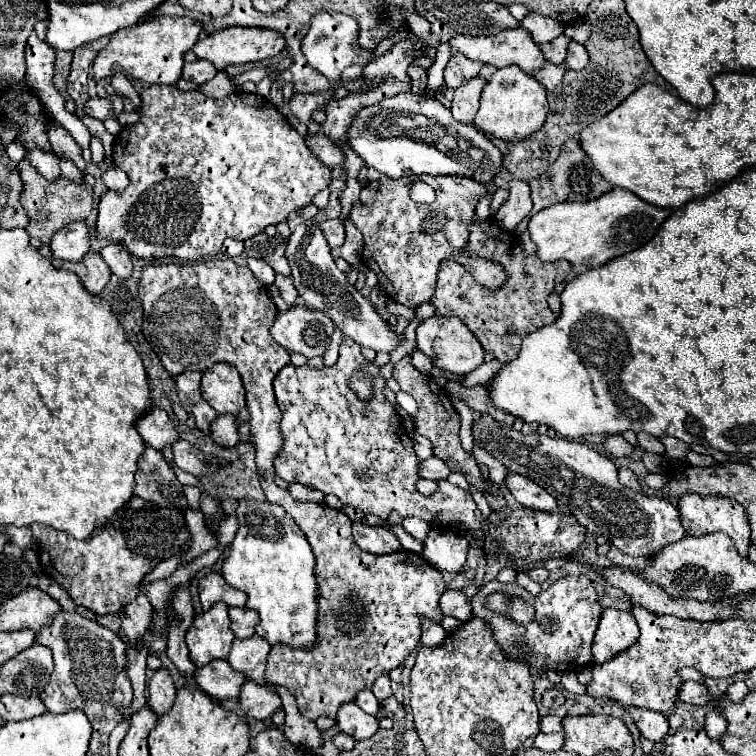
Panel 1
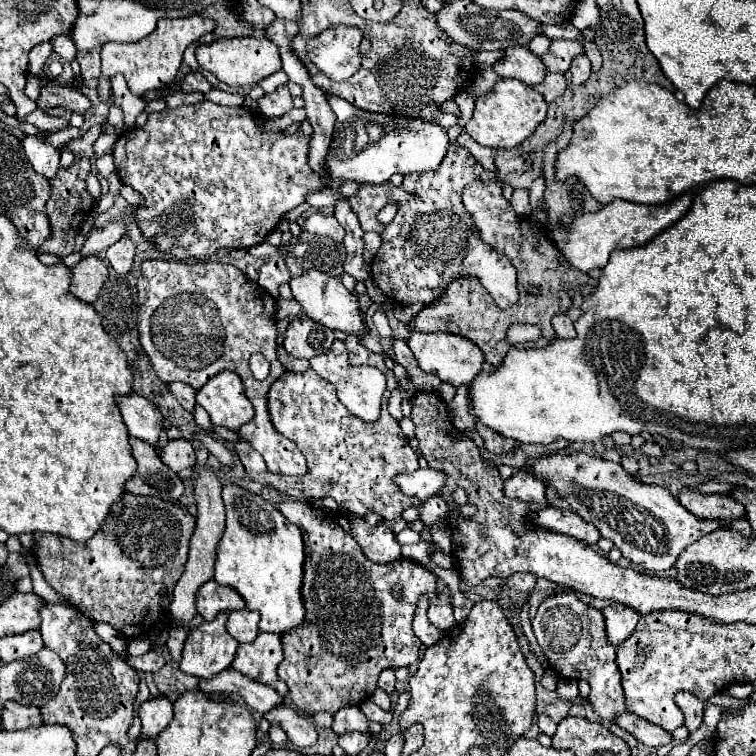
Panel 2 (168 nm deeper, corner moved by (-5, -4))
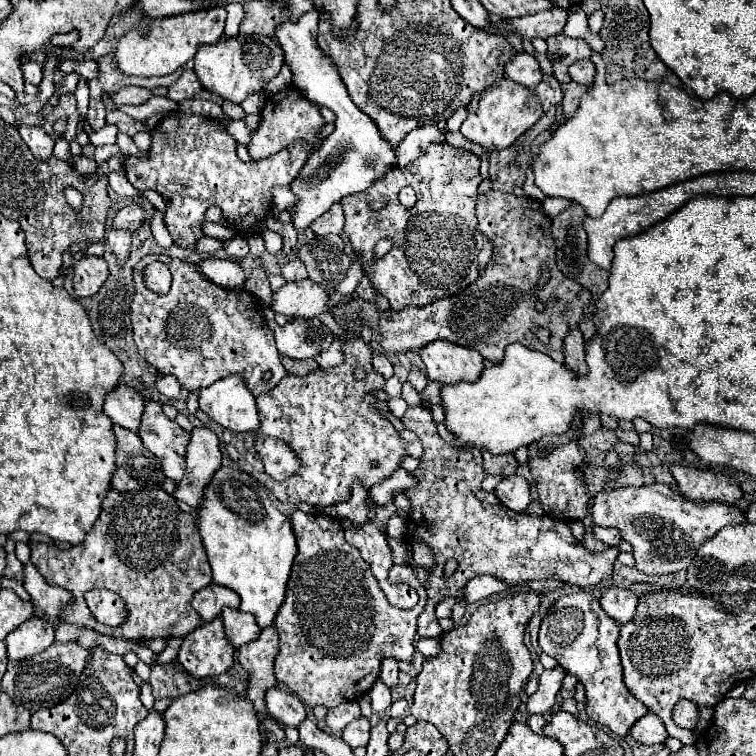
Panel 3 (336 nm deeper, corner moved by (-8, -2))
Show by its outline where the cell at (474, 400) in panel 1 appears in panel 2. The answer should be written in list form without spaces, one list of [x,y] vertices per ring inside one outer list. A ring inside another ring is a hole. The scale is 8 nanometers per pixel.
[[[480,420],[476,422],[476,432],[484,438],[484,446],[486,450],[490,450],[492,454],[504,454],[504,452],[510,452],[514,448],[514,440],[508,440],[508,438],[502,438],[498,436],[498,432],[486,428]]]

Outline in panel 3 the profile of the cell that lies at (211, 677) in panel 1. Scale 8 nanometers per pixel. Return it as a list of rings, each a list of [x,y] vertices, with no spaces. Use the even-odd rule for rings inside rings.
[[[279,688],[267,690],[267,710],[275,720],[281,720],[285,726],[297,728],[307,718],[303,702],[297,696]]]

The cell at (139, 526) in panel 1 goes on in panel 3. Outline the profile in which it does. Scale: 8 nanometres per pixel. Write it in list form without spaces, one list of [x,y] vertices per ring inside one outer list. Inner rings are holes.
[[[159,488],[133,490],[133,492],[109,490],[101,504],[101,512],[99,512],[99,518],[95,520],[95,526],[89,530],[89,534],[81,544],[69,550],[61,550],[49,544],[31,544],[31,562],[37,566],[37,570],[49,584],[61,586],[73,594],[75,600],[61,608],[61,620],[67,624],[87,626],[113,638],[141,641],[152,638],[167,639],[179,634],[187,636],[189,632],[201,626],[201,616],[193,610],[191,598],[197,590],[211,584],[211,566],[207,562],[205,548],[201,546],[201,536],[193,526],[193,516],[187,512],[181,512],[177,508],[175,498]],[[93,588],[113,590],[127,602],[129,618],[123,622],[123,626],[113,630],[111,626],[99,624],[91,616],[89,608],[85,606],[83,594]]]

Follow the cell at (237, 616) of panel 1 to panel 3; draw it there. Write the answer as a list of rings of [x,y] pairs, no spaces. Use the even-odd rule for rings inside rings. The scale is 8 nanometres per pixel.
[[[225,608],[221,612],[221,618],[223,618],[223,628],[227,634],[227,640],[233,648],[239,648],[239,646],[259,638],[261,628],[257,626],[257,620],[251,614],[245,614],[245,612],[233,610],[233,608]]]

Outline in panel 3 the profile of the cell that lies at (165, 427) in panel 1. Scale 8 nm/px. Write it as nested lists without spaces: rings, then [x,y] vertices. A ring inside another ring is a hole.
[[[119,382],[119,386],[115,386],[105,396],[103,412],[111,418],[113,424],[119,424],[131,432],[137,432],[137,426],[143,414],[143,398],[135,390]]]

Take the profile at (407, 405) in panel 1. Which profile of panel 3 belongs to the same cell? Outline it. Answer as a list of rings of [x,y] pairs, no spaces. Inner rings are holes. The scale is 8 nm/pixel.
[[[387,398],[387,400],[385,400],[385,404],[389,406],[389,410],[391,410],[397,418],[403,418],[403,414],[405,414],[405,412],[407,412],[407,408],[409,408],[409,406],[405,404],[405,400],[403,400],[403,398],[397,398],[397,400]]]

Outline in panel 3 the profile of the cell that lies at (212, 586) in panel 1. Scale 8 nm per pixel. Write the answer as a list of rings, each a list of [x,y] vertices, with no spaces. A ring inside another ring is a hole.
[[[209,584],[209,586],[201,588],[199,592],[195,592],[195,596],[193,596],[193,608],[205,622],[219,616],[225,606],[239,608],[239,598],[233,590],[217,586],[217,584]]]

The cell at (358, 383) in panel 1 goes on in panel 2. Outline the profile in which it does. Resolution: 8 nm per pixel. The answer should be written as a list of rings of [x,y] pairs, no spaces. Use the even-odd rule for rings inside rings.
[[[334,340],[332,348],[324,354],[318,354],[310,360],[310,366],[318,372],[318,376],[326,378],[328,382],[334,384],[334,388],[338,390],[338,398],[340,402],[358,418],[366,420],[366,422],[374,422],[380,414],[380,400],[384,394],[384,386],[386,386],[386,378],[380,370],[374,370],[372,366],[350,366],[348,364],[348,356],[346,356],[346,346],[342,340]]]

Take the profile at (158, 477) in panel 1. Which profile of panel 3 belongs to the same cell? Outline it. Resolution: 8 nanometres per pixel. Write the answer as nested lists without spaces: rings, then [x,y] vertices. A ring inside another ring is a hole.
[[[113,426],[117,438],[117,468],[111,478],[111,488],[129,492],[141,488],[159,488],[159,482],[165,480],[161,474],[161,464],[145,446],[137,432]]]

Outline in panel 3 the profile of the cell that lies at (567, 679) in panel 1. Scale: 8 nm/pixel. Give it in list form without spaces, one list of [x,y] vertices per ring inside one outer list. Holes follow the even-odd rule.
[[[653,712],[645,714],[643,718],[639,718],[633,724],[631,736],[641,744],[661,744],[669,738],[669,734],[665,730],[665,724]]]

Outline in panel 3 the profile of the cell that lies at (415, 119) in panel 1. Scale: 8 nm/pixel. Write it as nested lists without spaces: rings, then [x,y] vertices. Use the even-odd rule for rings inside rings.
[[[311,10],[301,18],[301,22],[297,24],[281,22],[281,26],[277,28],[277,40],[283,48],[285,64],[291,68],[293,84],[309,100],[315,100],[319,106],[327,106],[337,116],[333,134],[325,138],[319,150],[315,150],[307,158],[297,178],[289,184],[289,190],[297,196],[297,202],[291,210],[291,222],[297,234],[301,234],[313,220],[317,220],[325,210],[329,210],[333,202],[341,202],[345,196],[359,194],[361,190],[369,188],[377,178],[381,178],[381,174],[397,166],[393,148],[381,138],[377,124],[353,104],[333,60],[325,56],[323,50],[319,48],[317,20],[319,14]]]

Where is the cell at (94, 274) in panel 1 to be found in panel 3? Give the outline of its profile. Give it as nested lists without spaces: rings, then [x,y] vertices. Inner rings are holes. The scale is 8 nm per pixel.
[[[83,256],[73,266],[73,292],[77,298],[93,296],[107,280],[107,262],[97,256]]]

